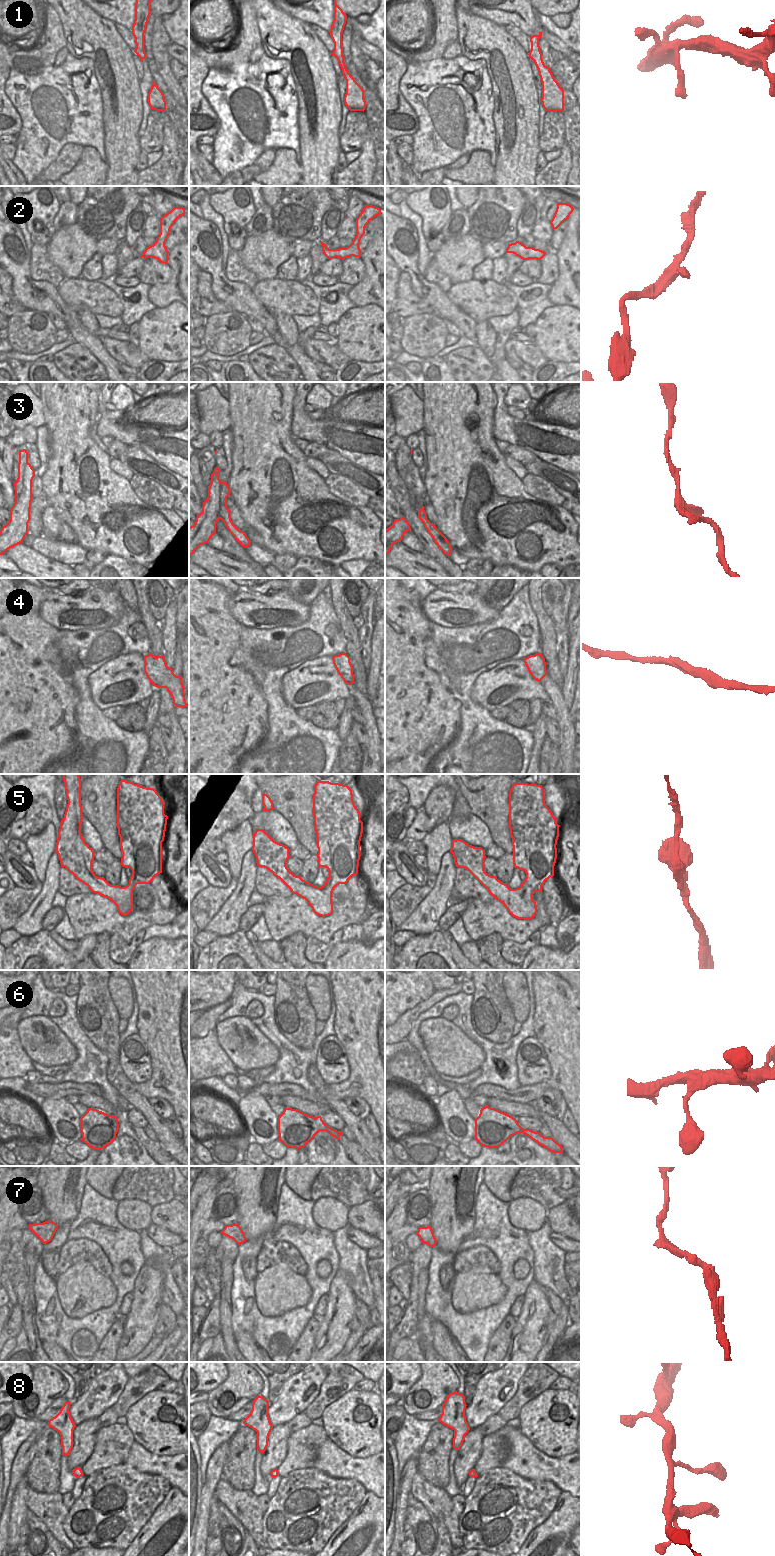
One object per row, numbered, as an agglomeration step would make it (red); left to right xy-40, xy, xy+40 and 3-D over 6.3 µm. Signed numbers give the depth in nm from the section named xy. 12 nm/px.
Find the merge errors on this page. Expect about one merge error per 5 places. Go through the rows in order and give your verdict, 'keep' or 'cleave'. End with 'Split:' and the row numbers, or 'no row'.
1: keep
2: keep
3: keep
4: keep
5: keep
6: keep
7: keep
8: keep
Split: no row

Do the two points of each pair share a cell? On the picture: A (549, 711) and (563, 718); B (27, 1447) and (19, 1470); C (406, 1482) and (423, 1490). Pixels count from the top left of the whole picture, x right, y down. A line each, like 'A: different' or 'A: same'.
A: different
B: same
C: different

